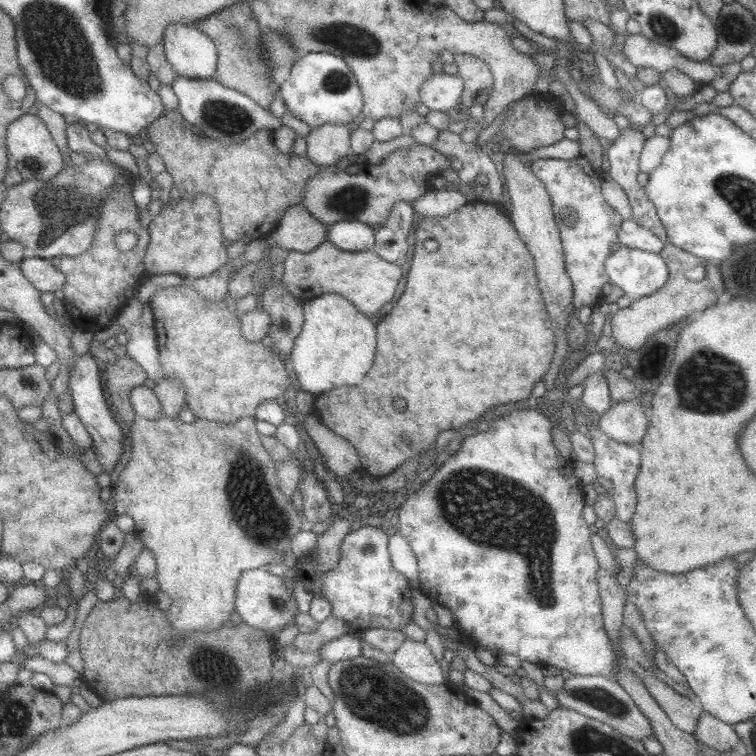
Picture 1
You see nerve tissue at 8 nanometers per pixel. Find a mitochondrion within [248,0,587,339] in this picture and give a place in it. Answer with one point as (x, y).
(350, 39)

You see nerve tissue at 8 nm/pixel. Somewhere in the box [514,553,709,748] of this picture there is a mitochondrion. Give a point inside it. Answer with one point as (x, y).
(597, 696)

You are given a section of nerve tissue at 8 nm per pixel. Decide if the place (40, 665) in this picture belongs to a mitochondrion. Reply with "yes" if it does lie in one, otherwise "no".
no

